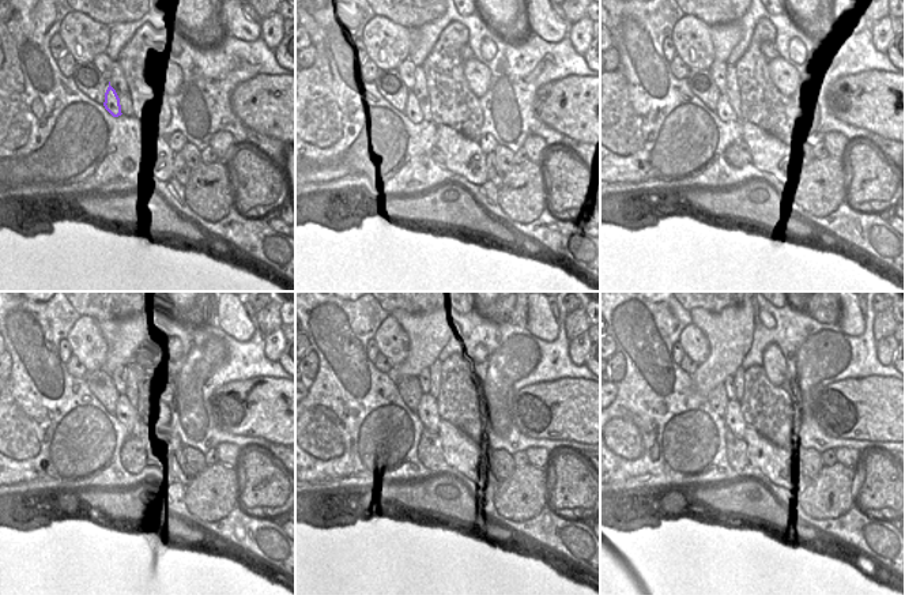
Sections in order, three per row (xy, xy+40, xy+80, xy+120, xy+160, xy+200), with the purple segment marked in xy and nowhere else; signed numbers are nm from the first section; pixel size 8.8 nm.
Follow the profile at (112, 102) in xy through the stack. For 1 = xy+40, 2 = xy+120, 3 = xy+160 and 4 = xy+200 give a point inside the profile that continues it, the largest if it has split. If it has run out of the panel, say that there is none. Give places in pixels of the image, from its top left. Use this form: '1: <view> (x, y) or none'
1: xy+40 (413, 109)
2: xy+120 (125, 413)
3: xy+160 (428, 411)
4: xy+200 (734, 418)

